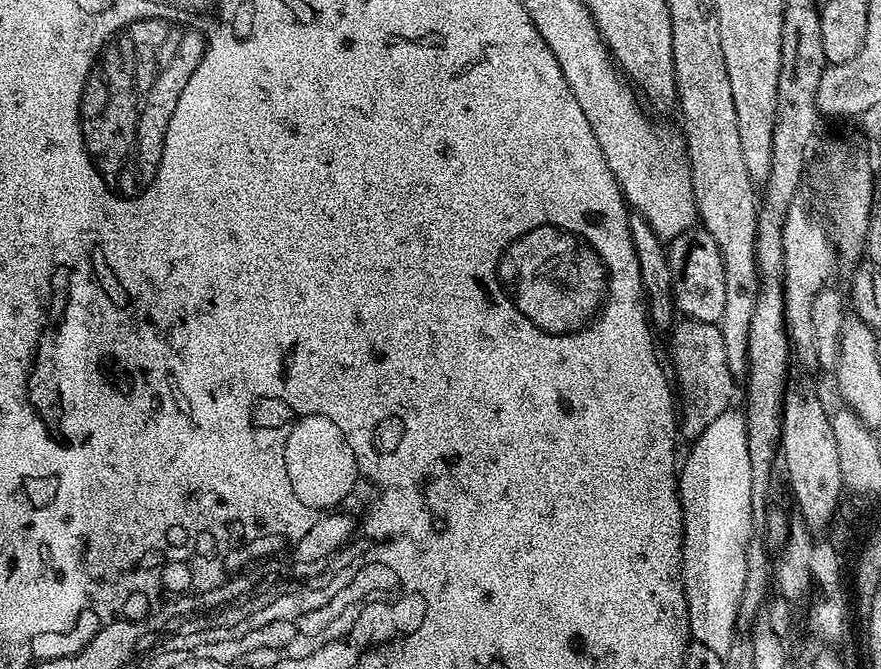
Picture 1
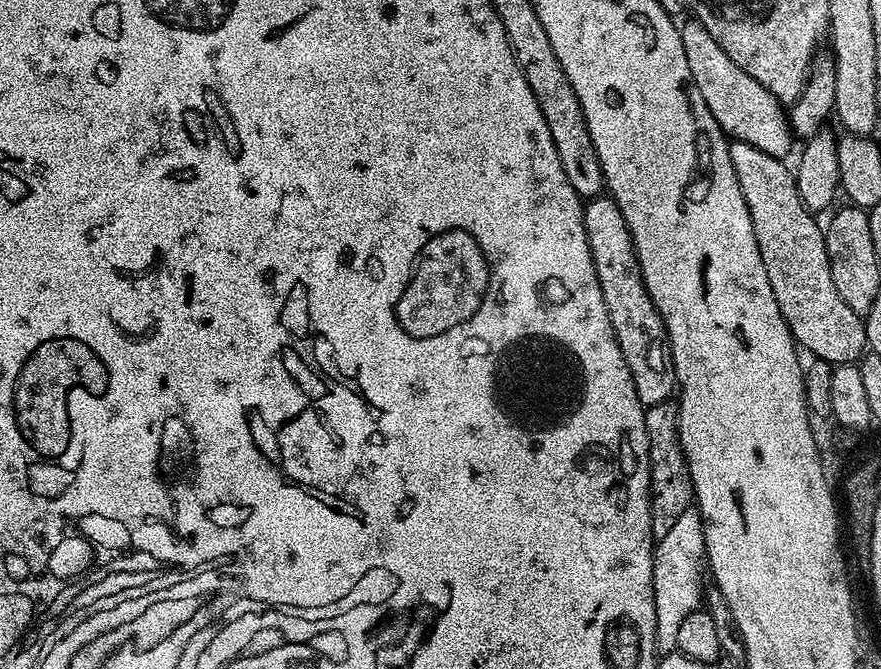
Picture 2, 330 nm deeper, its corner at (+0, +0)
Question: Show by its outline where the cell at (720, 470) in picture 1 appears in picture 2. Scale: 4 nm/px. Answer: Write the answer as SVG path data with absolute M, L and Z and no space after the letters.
M695 507L681 514L665 536L655 541L652 553L652 585L654 586L654 622L656 647L672 650L676 647L678 630L689 614L701 611L706 580L706 553L704 550L704 523Z

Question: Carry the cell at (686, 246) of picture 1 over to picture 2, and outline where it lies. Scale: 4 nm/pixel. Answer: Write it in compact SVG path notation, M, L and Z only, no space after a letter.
M593 196L584 204L584 225L586 242L598 274L598 286L602 286L602 298L614 326L616 341L622 350L622 358L626 358L626 366L632 371L634 390L647 409L669 399L676 388L676 375L670 370L672 351L668 345L668 332L642 282L632 235L611 196Z

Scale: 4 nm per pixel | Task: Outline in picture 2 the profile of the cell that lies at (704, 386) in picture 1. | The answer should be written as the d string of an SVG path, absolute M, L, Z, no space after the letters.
M671 399L663 400L646 409L646 434L648 435L648 497L650 498L650 526L653 537L665 536L681 514L693 507L694 493L688 463L680 445L678 414Z

